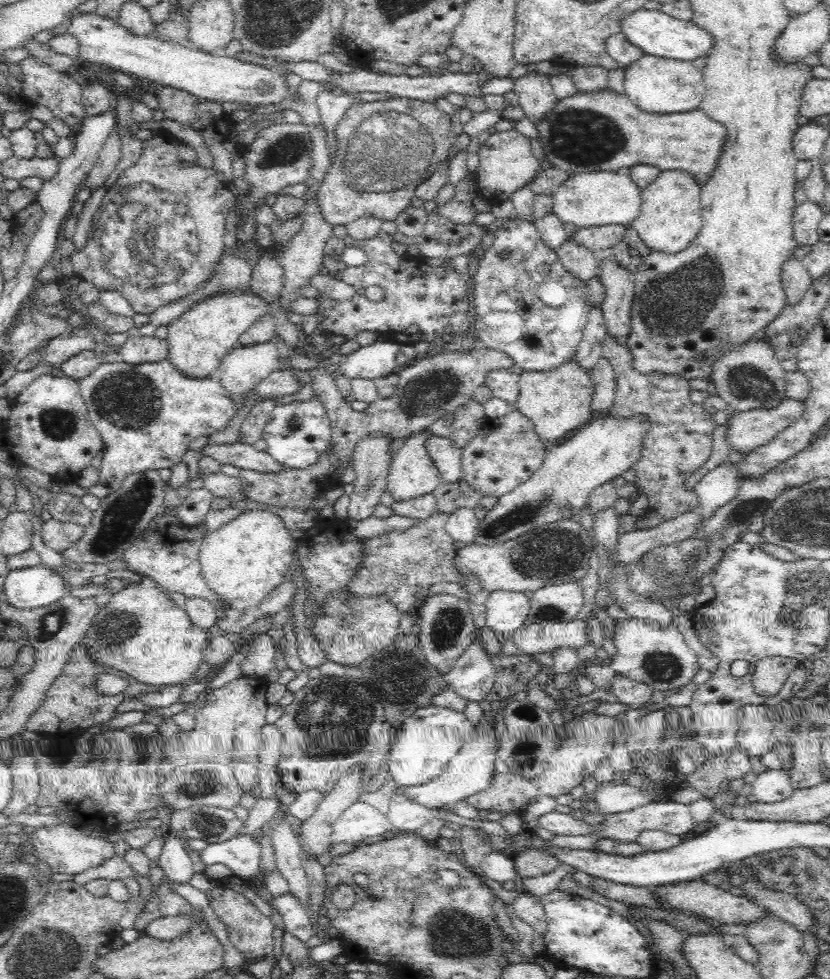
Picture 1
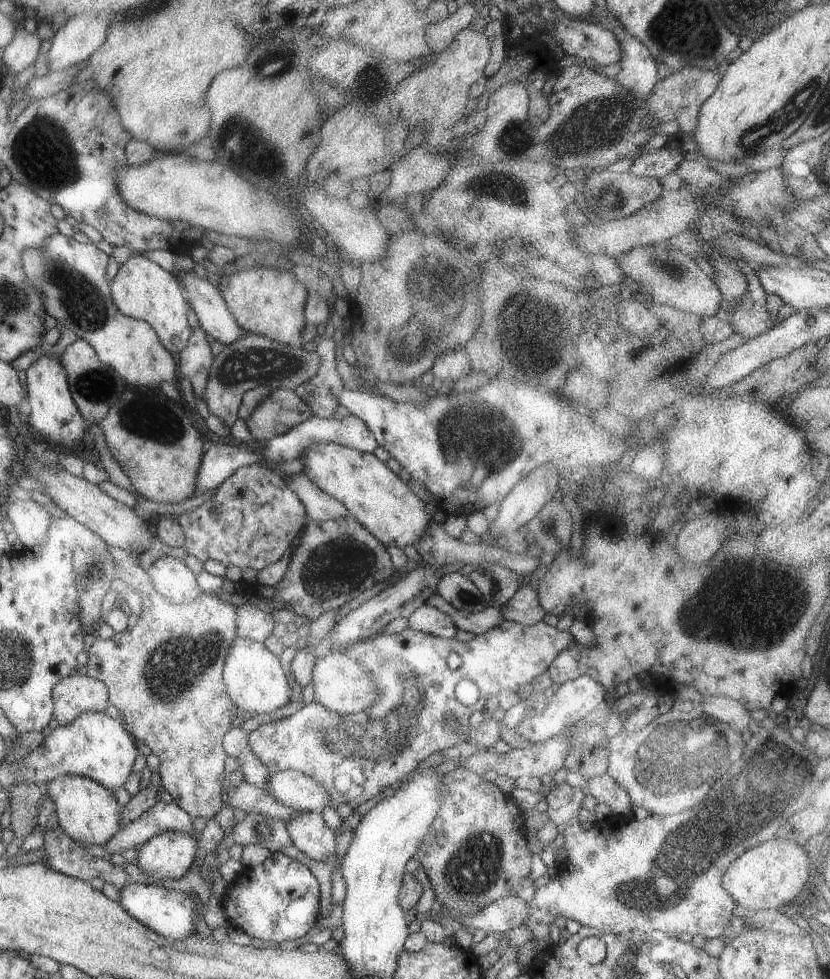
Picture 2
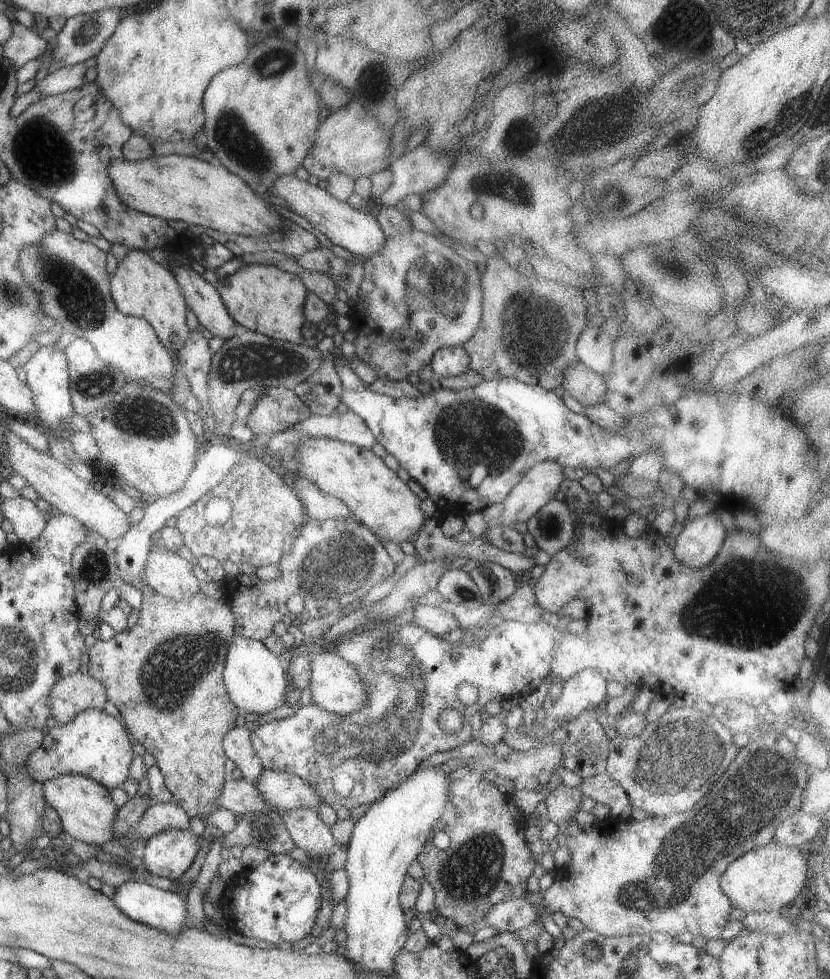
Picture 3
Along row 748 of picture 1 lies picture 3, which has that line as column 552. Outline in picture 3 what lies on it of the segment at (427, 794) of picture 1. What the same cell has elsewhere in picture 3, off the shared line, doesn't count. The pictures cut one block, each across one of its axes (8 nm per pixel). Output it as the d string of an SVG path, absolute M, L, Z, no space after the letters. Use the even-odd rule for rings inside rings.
M551 459L532 464L502 500L509 522L526 522L540 506L553 499L564 479L562 469Z

